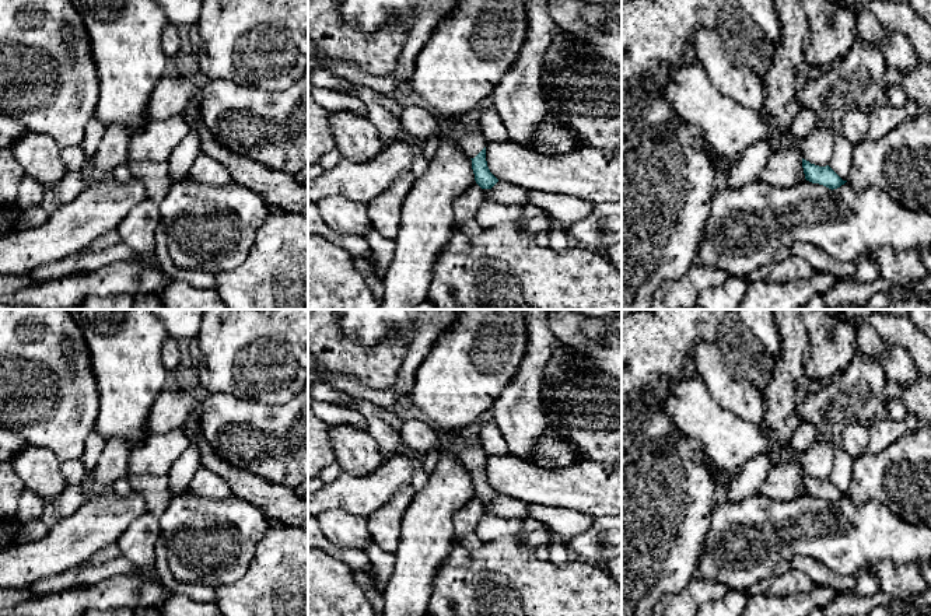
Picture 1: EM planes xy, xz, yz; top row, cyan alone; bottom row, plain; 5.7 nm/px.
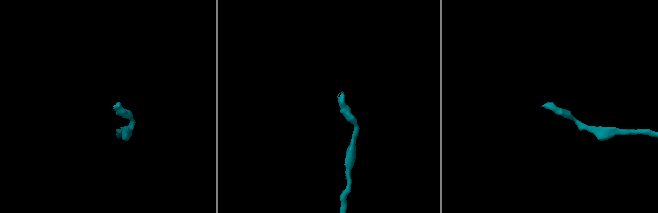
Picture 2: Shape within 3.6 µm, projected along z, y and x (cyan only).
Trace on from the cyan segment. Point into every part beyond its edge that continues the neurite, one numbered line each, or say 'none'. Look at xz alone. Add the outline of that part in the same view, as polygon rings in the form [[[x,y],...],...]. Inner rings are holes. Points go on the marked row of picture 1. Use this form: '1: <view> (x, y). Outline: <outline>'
1: xz (472, 143). Outline: [[[437,112],[434,116],[441,134],[452,136],[470,158],[475,158],[486,147],[487,141],[482,132],[469,132],[461,127],[461,116],[444,116]]]

